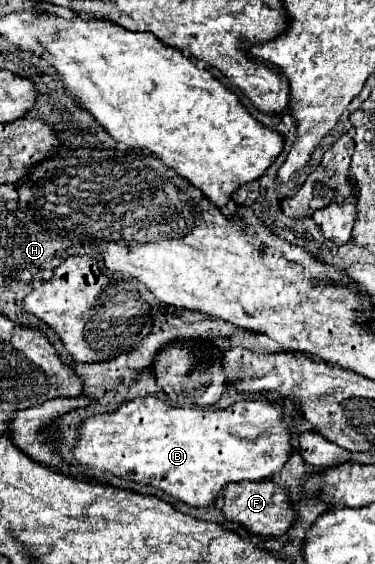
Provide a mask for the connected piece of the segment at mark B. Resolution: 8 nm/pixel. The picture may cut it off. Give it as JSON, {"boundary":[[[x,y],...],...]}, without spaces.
{"boundary":[[[155,396],[133,398],[117,406],[117,410],[107,414],[95,414],[83,420],[79,426],[79,440],[73,448],[73,458],[101,472],[111,472],[119,478],[139,482],[143,486],[153,486],[171,498],[185,502],[189,506],[209,506],[227,482],[243,480],[263,480],[281,470],[291,452],[291,430],[305,432],[313,430],[311,424],[301,420],[299,424],[289,424],[281,410],[265,400],[239,400],[229,408],[217,410],[209,408],[177,408],[161,402]]]}

